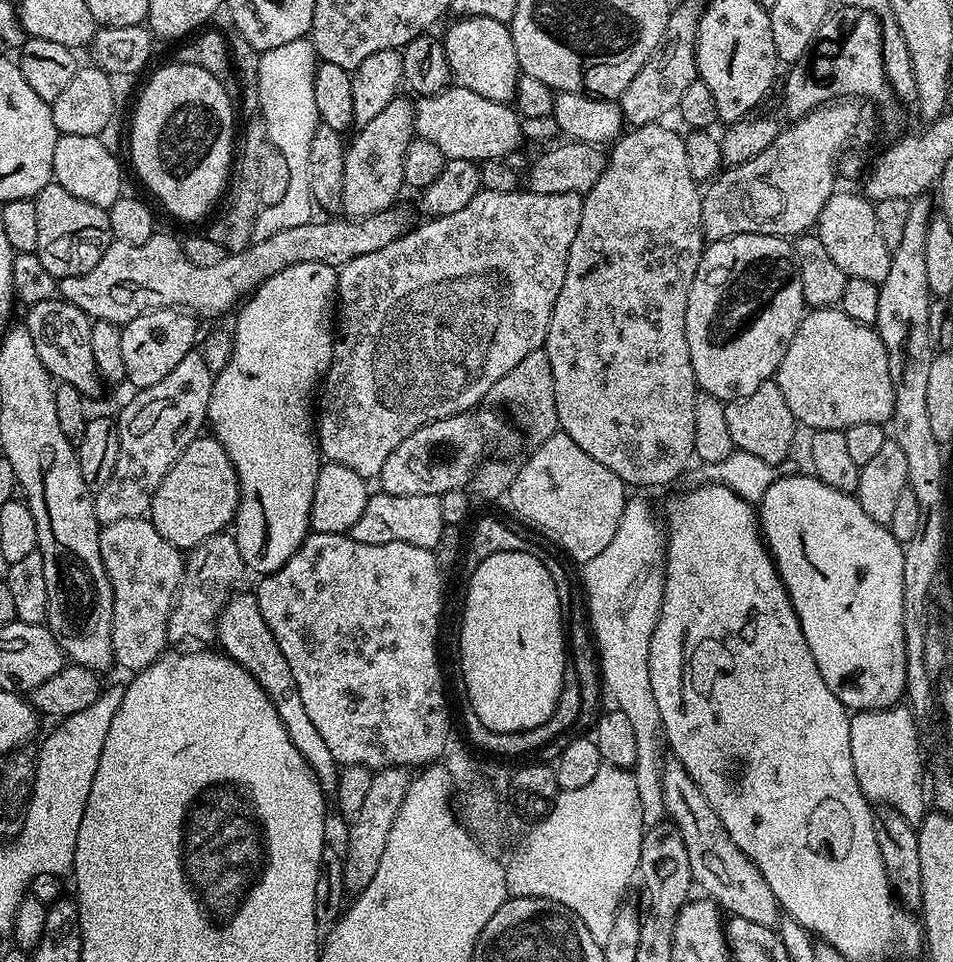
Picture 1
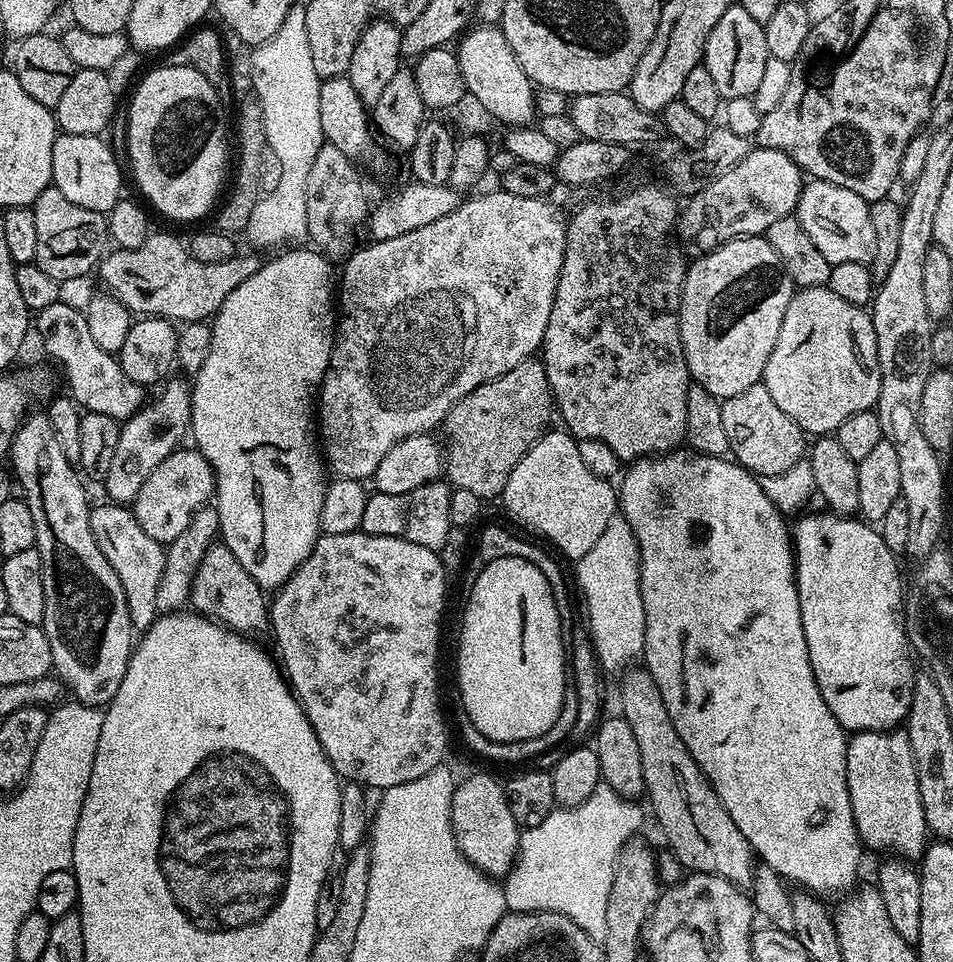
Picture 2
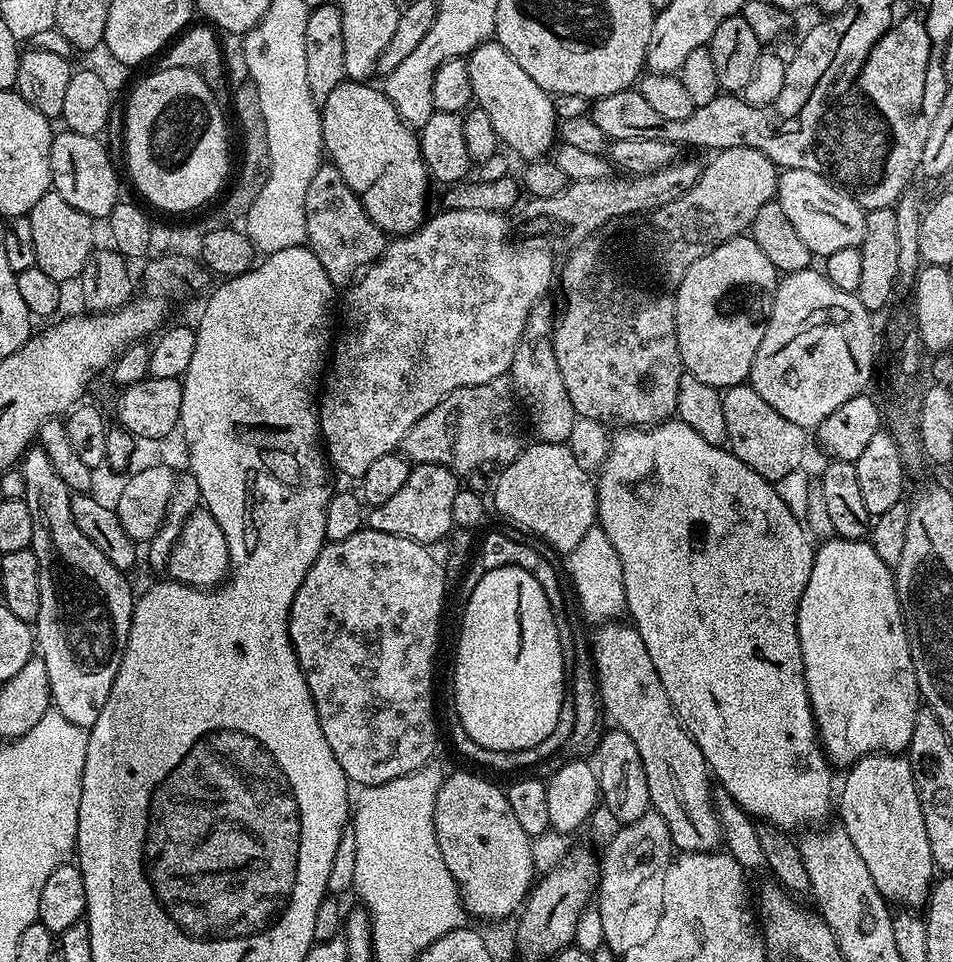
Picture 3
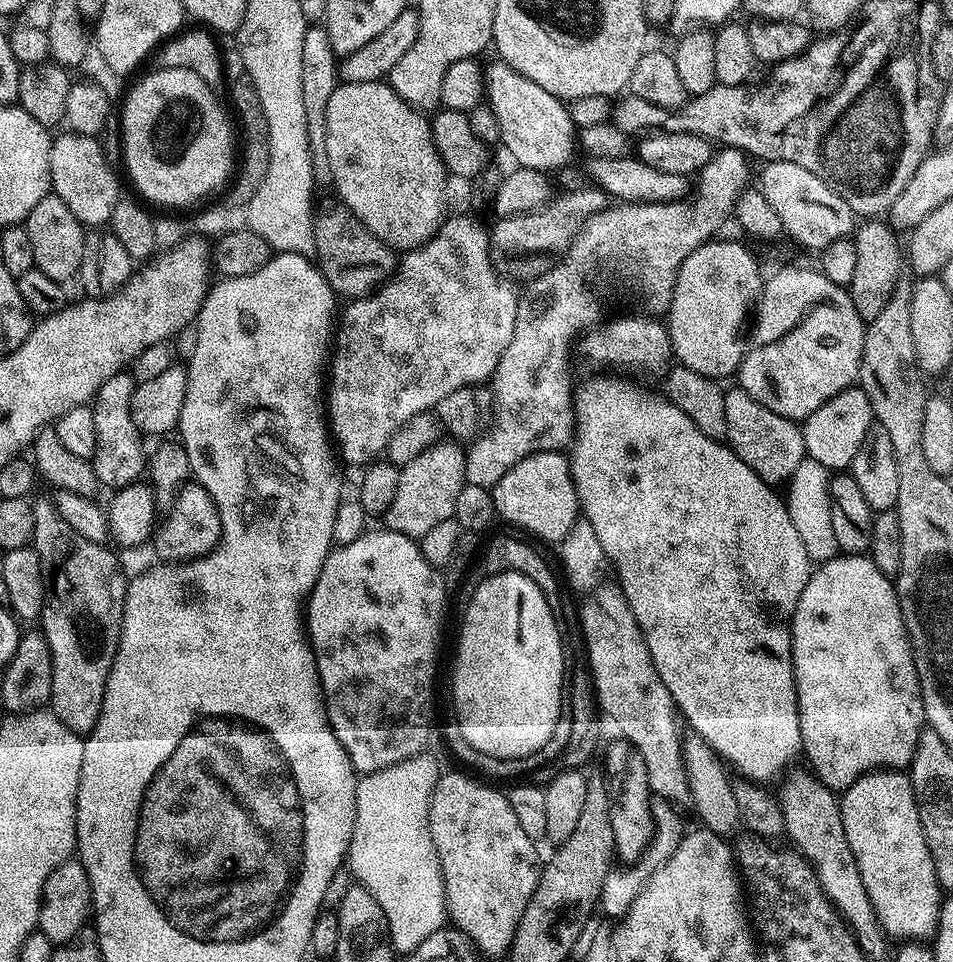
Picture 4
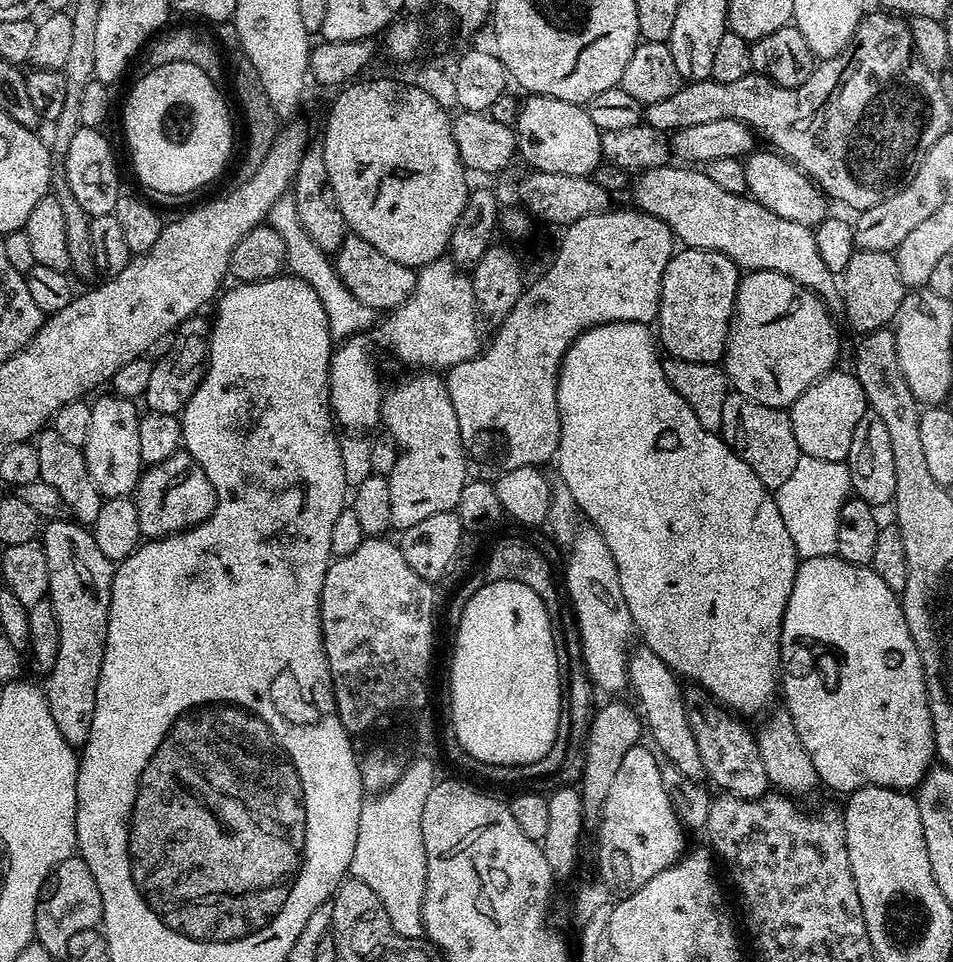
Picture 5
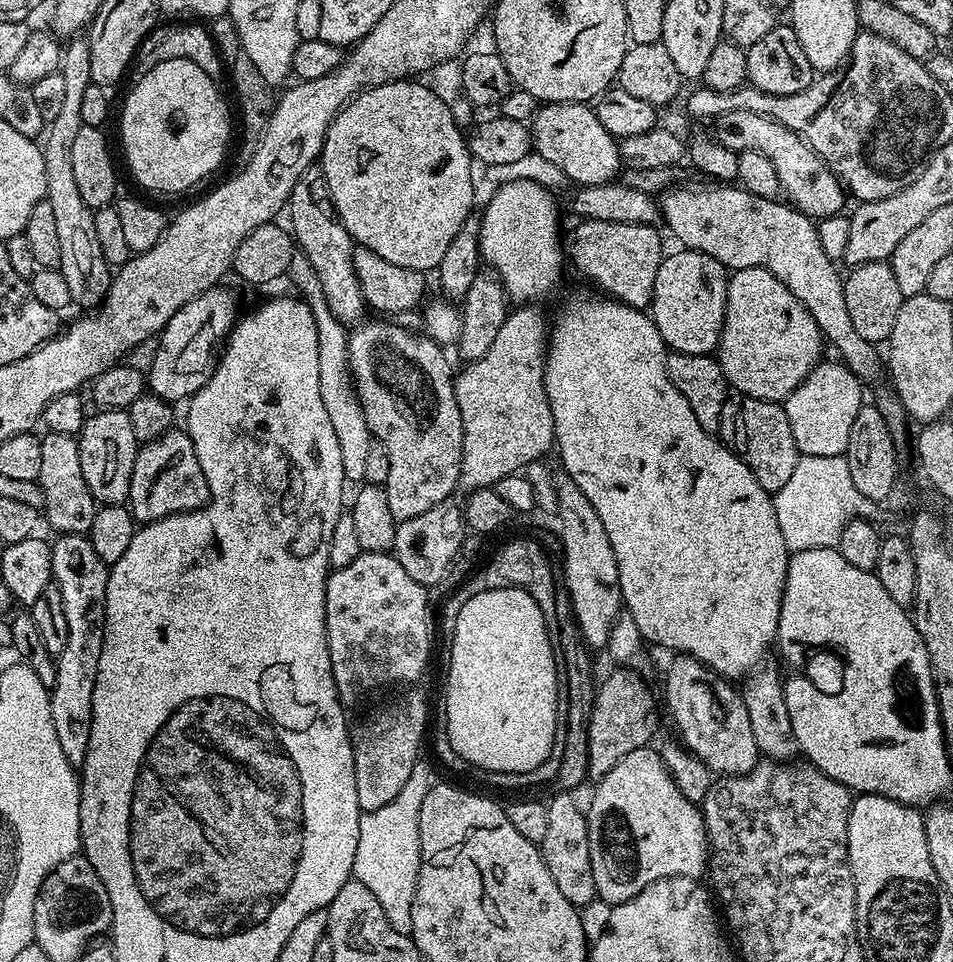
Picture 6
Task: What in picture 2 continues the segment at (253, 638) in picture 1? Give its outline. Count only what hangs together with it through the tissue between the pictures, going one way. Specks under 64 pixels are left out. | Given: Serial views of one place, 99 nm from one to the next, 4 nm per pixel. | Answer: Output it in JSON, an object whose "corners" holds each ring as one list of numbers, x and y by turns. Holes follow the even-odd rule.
{"corners":[[213,542,206,550,192,579,190,604,200,615,215,620,237,634,267,633,270,628,270,604,265,589,254,578,250,578,242,562,234,558,232,551,223,542]]}

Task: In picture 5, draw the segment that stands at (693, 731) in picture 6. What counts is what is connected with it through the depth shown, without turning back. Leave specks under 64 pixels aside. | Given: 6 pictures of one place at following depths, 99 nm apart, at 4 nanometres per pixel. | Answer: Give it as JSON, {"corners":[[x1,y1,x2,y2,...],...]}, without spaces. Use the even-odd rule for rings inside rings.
{"corners":[[688,686,682,693,684,705,688,707,690,726,694,730,694,742,698,742,703,775,709,776,720,787,721,793,738,796,743,800,759,800,769,791,770,785,753,729,748,729,744,725,747,723,739,715,733,714,719,700,709,696,705,689]]}

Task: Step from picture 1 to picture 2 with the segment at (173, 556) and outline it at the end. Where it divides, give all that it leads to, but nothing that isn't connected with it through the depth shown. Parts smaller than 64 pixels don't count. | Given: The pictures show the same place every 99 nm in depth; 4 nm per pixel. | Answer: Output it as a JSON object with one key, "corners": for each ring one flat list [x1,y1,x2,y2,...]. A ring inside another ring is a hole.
{"corners":[[111,502,103,503,93,503,88,509,90,534,94,534,98,550,102,550,106,562,114,566,118,582,122,582,133,629,146,630,155,622,158,615,156,595,164,569,165,545,154,542,154,538,150,538,150,534,146,534,146,530,138,526,138,518,134,518,131,507]]}

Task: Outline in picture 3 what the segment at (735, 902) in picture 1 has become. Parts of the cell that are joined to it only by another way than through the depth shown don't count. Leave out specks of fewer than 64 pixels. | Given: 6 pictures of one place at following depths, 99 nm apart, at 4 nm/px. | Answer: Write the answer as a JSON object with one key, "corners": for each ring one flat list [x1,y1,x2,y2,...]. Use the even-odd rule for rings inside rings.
{"corners":[[605,622,599,625,595,629,596,641,592,644,592,656,596,659,594,671,603,711,607,719,609,716,613,720,611,723,615,727,630,734,630,739,634,741,642,758,642,770,646,770,649,805,655,812,662,814,673,845,680,852,715,852,721,847,722,833,720,820,716,817,714,788,710,783,708,763,704,761,702,750,698,750,696,739,684,729,684,723,678,718,666,694,666,686,662,686,662,678,658,678,658,670,654,670,654,662,650,662,646,642,642,642,638,630,631,623,620,623,624,622]]}

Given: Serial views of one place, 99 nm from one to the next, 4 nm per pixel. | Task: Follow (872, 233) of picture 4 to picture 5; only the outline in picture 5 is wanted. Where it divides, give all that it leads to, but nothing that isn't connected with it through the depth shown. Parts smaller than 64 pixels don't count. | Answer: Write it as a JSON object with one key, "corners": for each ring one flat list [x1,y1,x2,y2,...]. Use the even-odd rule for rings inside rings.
{"corners":[[856,250,842,273,838,284,842,301,842,313,848,324,859,334,867,334,887,328,893,323,904,301,906,291,902,277,898,275,895,255,882,250]]}

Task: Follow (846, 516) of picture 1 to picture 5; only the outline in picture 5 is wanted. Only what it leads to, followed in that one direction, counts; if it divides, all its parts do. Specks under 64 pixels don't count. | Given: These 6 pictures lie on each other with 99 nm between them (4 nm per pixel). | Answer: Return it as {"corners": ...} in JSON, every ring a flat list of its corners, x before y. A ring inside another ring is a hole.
{"corners":[[832,555,826,557,810,557,801,559,796,566,796,577,794,578,794,590,788,599,786,606,786,614,784,615,784,625,782,626,782,634,780,635,780,671,778,673,779,683,782,685,782,696,784,692,783,707,787,708,790,718,794,722,794,730,798,730,798,738,802,738,802,746,806,746,806,754,810,754,810,762,814,762,814,770,818,777,819,783,824,784,828,788,833,788,836,792,844,792,843,794,851,794,859,790,859,788,899,788,901,790,915,789,924,780,924,776,928,769,934,764,934,741,932,738,932,715,928,709,928,691,926,690,926,682,924,681,924,671,922,670,922,658,918,654,918,646,914,646,914,638,910,634,910,626,906,626,906,618,904,617,904,609,902,607,901,597,894,590,890,590,890,586,886,586,886,582,882,582,882,578,878,578,878,574,870,566,862,564,851,564,845,560,841,560,839,556],[828,648,833,648,840,655,840,677,836,680,833,688,827,688,824,685,824,676,820,673,820,664,816,660,820,660,827,654]]}

